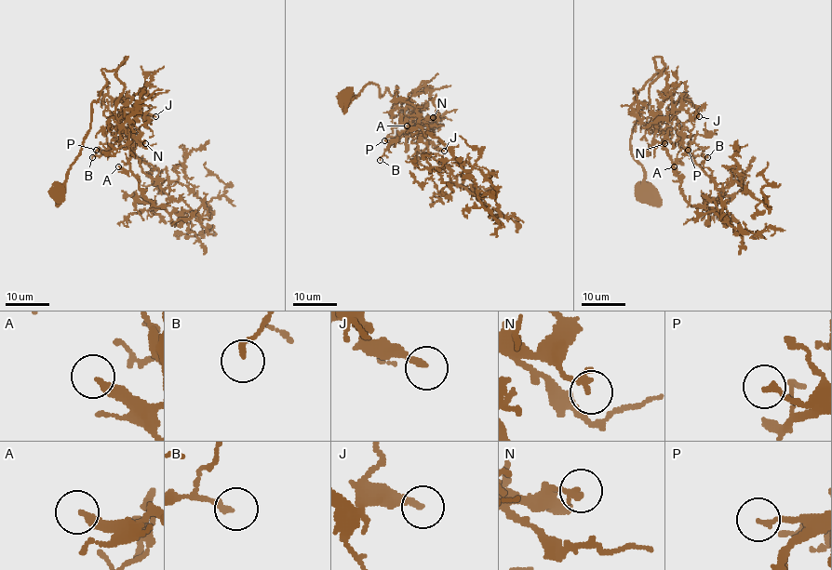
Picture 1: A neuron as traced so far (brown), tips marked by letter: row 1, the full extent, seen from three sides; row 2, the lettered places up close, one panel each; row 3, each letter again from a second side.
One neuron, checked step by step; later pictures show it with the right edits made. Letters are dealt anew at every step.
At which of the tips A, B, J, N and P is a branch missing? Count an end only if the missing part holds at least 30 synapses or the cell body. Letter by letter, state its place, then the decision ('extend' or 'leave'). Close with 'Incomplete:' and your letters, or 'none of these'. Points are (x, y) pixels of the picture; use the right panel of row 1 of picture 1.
A: place (674, 166); leave
B: place (707, 157); leave
J: place (699, 116); extend
N: place (664, 143); leave
P: place (688, 150); leave
Incomplete: J

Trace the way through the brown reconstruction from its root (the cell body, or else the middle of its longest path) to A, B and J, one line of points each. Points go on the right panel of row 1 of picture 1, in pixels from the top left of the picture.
A: (644, 192), (630, 137), (644, 102), (637, 92), (664, 71), (656, 57), (664, 66), (648, 109), (674, 166)
B: (644, 192), (630, 137), (637, 92), (664, 71), (656, 57), (648, 109), (707, 157)
J: (644, 192), (630, 137), (637, 92), (664, 71), (656, 57), (657, 125), (699, 116)

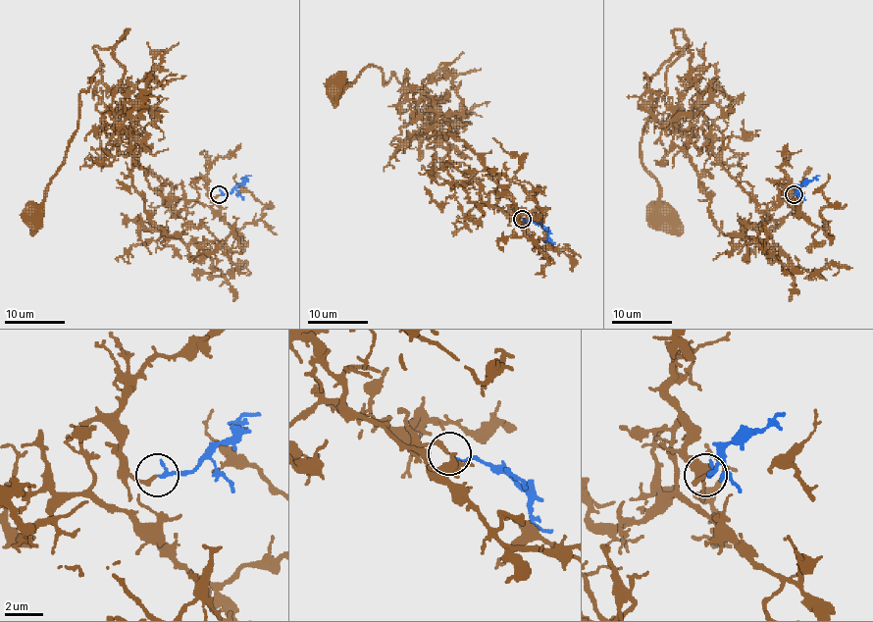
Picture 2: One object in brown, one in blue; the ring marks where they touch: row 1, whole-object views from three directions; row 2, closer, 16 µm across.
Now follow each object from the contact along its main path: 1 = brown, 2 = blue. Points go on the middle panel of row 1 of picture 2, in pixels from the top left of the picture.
1: (523, 218), (453, 165), (428, 91), (400, 112), (392, 73), (341, 83)
2: (523, 218), (538, 223), (554, 243)

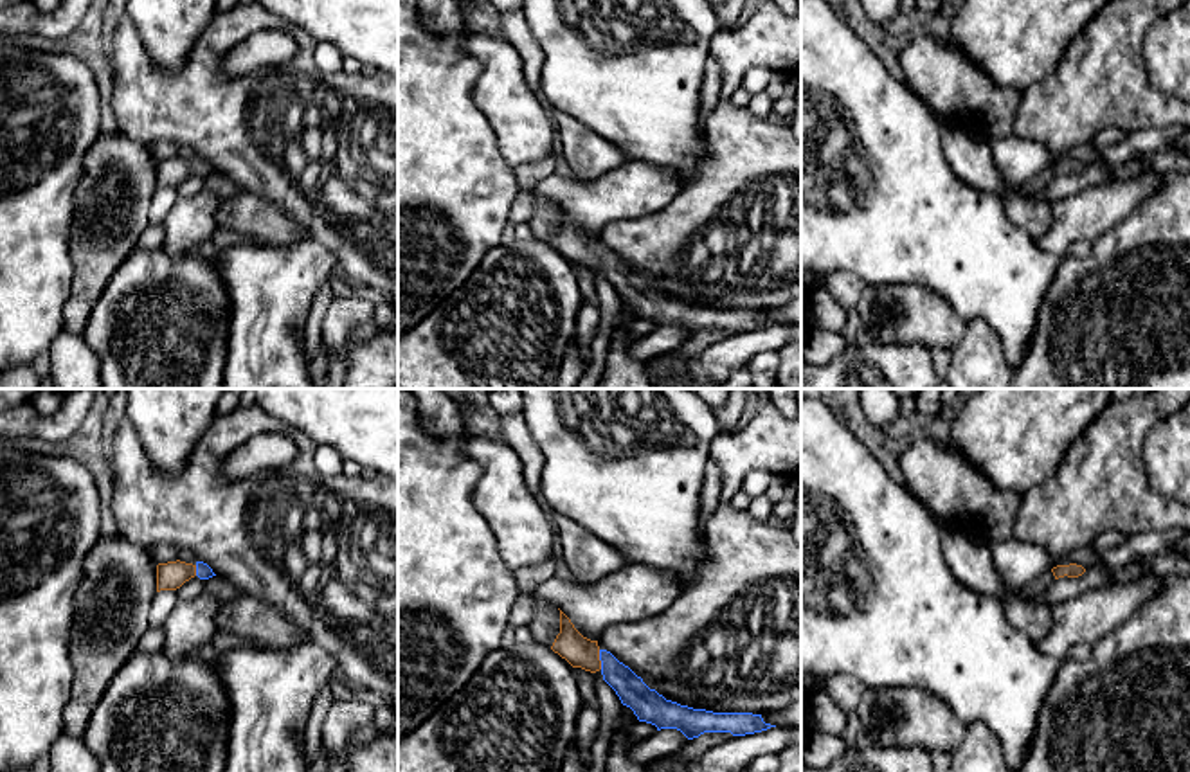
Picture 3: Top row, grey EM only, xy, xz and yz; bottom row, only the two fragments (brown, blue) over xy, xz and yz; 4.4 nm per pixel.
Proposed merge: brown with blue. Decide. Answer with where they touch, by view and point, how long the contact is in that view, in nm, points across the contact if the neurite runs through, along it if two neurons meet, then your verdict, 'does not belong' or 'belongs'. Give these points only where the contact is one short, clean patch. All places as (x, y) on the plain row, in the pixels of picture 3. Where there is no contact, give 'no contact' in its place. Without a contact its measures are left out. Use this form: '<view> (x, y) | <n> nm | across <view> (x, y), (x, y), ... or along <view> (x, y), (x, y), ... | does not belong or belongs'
xz (598, 256) | 90 nm | belongs

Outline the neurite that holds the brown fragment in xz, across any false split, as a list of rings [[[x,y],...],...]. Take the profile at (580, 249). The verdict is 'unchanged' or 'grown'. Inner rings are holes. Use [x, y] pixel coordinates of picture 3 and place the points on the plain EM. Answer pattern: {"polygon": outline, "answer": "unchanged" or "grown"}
{"polygon": [[[562,207],[560,230],[551,247],[572,265],[581,265],[590,270],[600,268],[603,277],[616,288],[621,301],[630,304],[639,319],[652,320],[657,328],[677,326],[688,337],[693,337],[704,329],[745,333],[776,324],[765,320],[762,311],[713,310],[666,297],[655,286],[650,286],[641,274],[619,259],[610,248],[601,247],[598,238],[583,234]]], "answer": "grown"}

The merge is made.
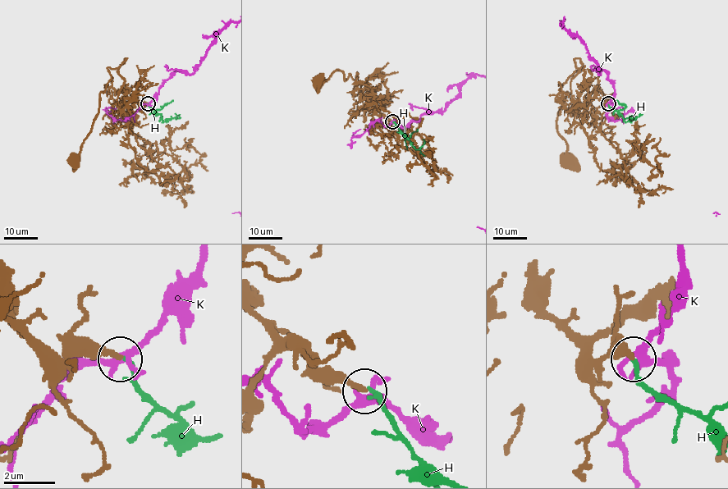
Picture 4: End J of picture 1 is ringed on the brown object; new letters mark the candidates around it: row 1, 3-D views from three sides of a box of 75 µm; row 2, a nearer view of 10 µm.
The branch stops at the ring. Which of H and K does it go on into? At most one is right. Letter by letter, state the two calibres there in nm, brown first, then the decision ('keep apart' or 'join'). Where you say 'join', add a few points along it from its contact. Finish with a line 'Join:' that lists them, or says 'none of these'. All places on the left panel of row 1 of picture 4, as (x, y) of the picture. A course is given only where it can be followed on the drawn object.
H: calibres 200 and 170 nm; keep apart
K: calibres 220 and 280 nm; keep apart
Join: none of these

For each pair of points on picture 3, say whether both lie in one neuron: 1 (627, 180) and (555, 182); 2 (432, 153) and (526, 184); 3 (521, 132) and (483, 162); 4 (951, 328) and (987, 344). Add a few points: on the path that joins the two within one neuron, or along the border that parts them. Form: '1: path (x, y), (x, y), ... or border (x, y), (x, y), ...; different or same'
1: path (609, 193), (573, 193); same
2: border (513, 170), (521, 189); different
3: border (481, 112), (494, 132), (503, 159), (513, 170); different
4: border (965, 324), (962, 339), (949, 350); different

